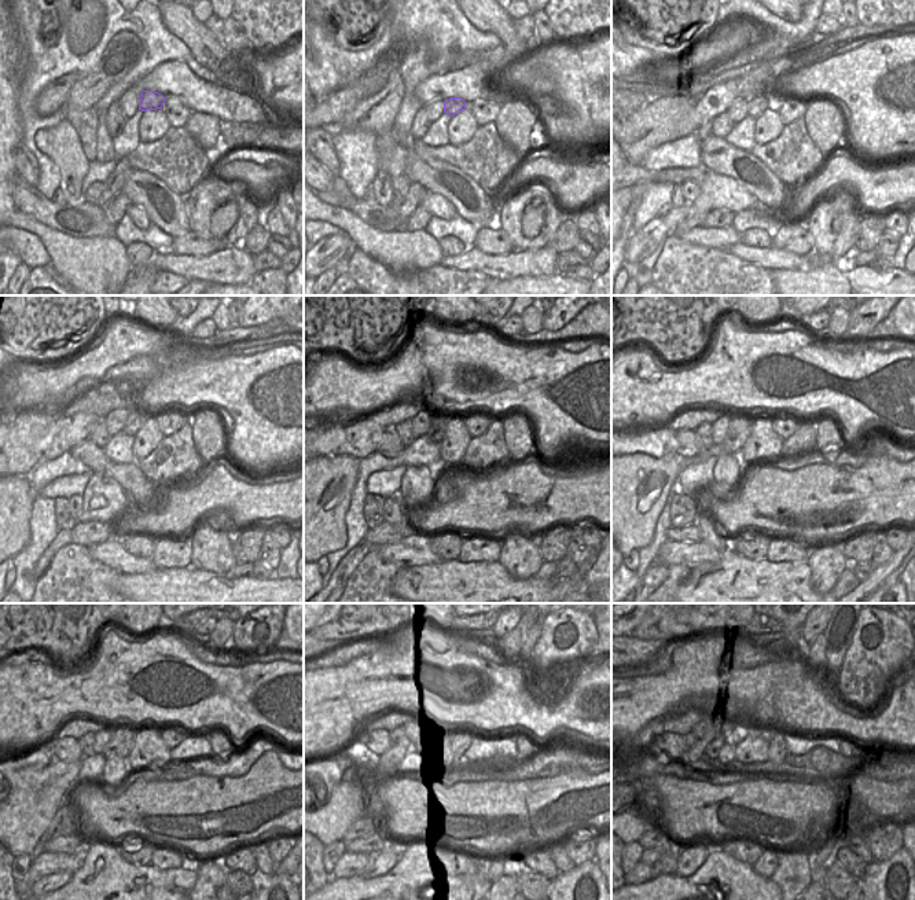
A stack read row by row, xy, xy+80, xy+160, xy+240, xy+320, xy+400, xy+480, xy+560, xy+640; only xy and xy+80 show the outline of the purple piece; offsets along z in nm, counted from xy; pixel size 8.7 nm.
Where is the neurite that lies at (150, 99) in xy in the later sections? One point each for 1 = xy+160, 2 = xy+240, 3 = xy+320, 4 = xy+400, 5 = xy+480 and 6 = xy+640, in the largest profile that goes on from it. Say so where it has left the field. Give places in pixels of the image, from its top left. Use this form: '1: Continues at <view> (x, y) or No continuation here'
1: Continues at xy+160 (757, 106)
2: Continues at xy+240 (136, 418)
3: Continues at xy+320 (436, 432)
4: Continues at xy+400 (739, 429)
5: Continues at xy+480 (122, 738)
6: Continues at xy+640 (712, 750)

